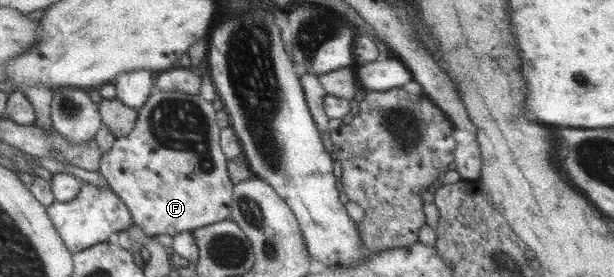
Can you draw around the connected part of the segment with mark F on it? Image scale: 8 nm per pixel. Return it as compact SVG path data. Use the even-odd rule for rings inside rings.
M159 91L148 97L148 100L138 110L138 120L134 129L132 129L125 137L116 137L112 148L102 155L99 171L106 178L110 189L112 189L128 207L133 216L134 224L140 226L146 234L151 237L156 235L168 234L176 236L182 232L193 231L194 229L208 226L220 221L224 221L231 216L231 203L233 202L234 184L229 177L227 162L229 161L221 149L221 128L217 120L217 110L214 108L213 102L205 100L200 94L189 95L185 92L164 92Z

